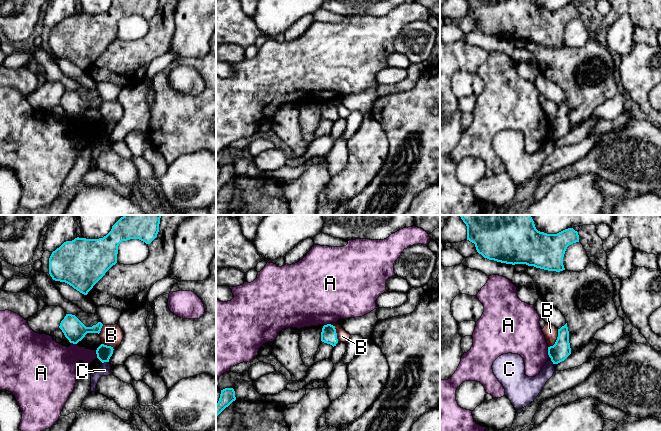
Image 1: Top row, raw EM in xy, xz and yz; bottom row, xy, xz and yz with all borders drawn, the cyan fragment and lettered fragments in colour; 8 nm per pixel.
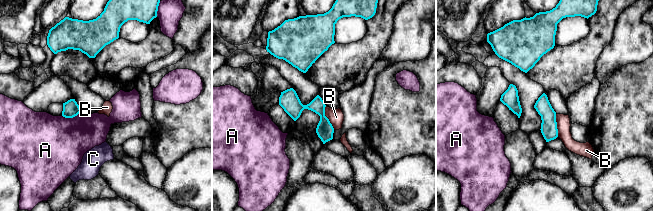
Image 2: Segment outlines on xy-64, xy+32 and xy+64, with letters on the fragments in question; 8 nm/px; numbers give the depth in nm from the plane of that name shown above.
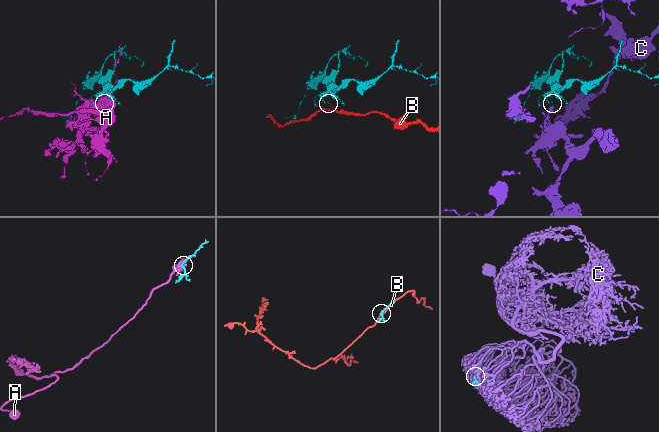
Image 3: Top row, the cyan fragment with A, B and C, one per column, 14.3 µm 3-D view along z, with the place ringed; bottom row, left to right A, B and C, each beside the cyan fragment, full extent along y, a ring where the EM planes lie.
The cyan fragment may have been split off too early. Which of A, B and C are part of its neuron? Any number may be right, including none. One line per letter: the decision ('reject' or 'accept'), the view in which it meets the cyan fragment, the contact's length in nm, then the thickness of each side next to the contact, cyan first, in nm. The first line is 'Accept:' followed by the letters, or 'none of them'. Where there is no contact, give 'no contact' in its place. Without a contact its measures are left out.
Accept: none of them
A: reject | yz | 80 nm | 150/320 nm
B: reject | yz | 170 nm | 150/120 nm
C: reject | xy | 60 nm | 120/90 nm

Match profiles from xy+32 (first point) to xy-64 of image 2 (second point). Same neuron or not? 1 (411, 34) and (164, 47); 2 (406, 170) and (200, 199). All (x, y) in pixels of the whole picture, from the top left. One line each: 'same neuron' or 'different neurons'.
1: different neurons
2: same neuron

